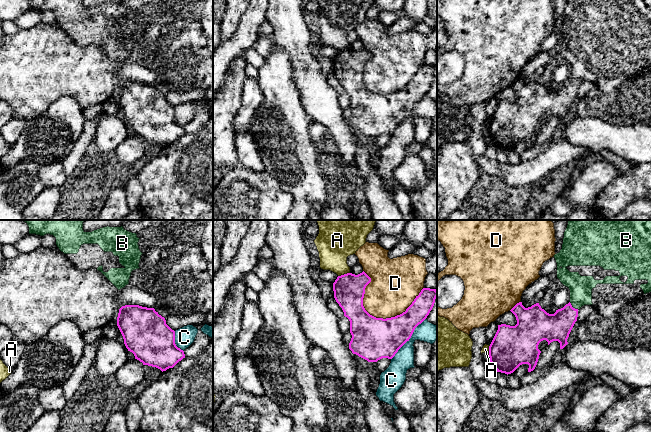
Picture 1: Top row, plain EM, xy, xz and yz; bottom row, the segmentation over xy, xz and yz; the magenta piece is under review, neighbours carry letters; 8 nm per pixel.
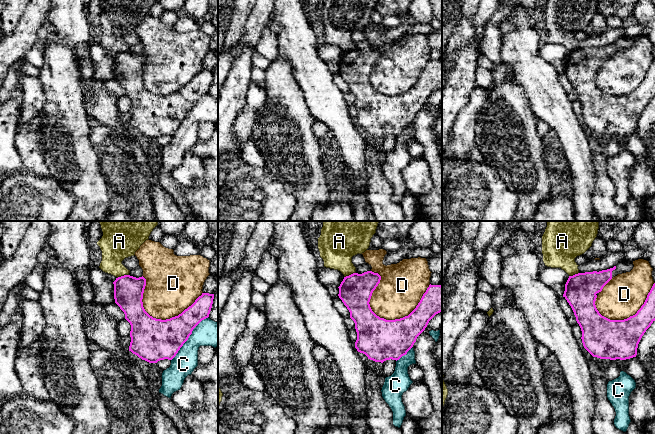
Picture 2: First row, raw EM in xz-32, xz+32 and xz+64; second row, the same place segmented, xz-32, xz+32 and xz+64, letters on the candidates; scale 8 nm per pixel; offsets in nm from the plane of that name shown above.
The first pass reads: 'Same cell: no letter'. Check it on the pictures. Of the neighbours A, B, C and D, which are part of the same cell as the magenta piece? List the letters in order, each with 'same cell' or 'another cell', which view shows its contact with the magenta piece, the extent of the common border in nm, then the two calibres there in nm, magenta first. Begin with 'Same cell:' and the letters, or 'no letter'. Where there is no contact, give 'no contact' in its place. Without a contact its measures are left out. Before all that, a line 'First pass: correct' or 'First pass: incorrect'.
First pass: incorrect
Same cell: B
A: another cell | xz | 100 nm | 260/280 nm
B: same cell | yz | 100 nm | 220/180 nm
C: another cell | xz | 440 nm | 320/160 nm
D: another cell | xz | 500 nm | 340/380 nm

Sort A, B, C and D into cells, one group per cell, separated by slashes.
A / B / C / D

